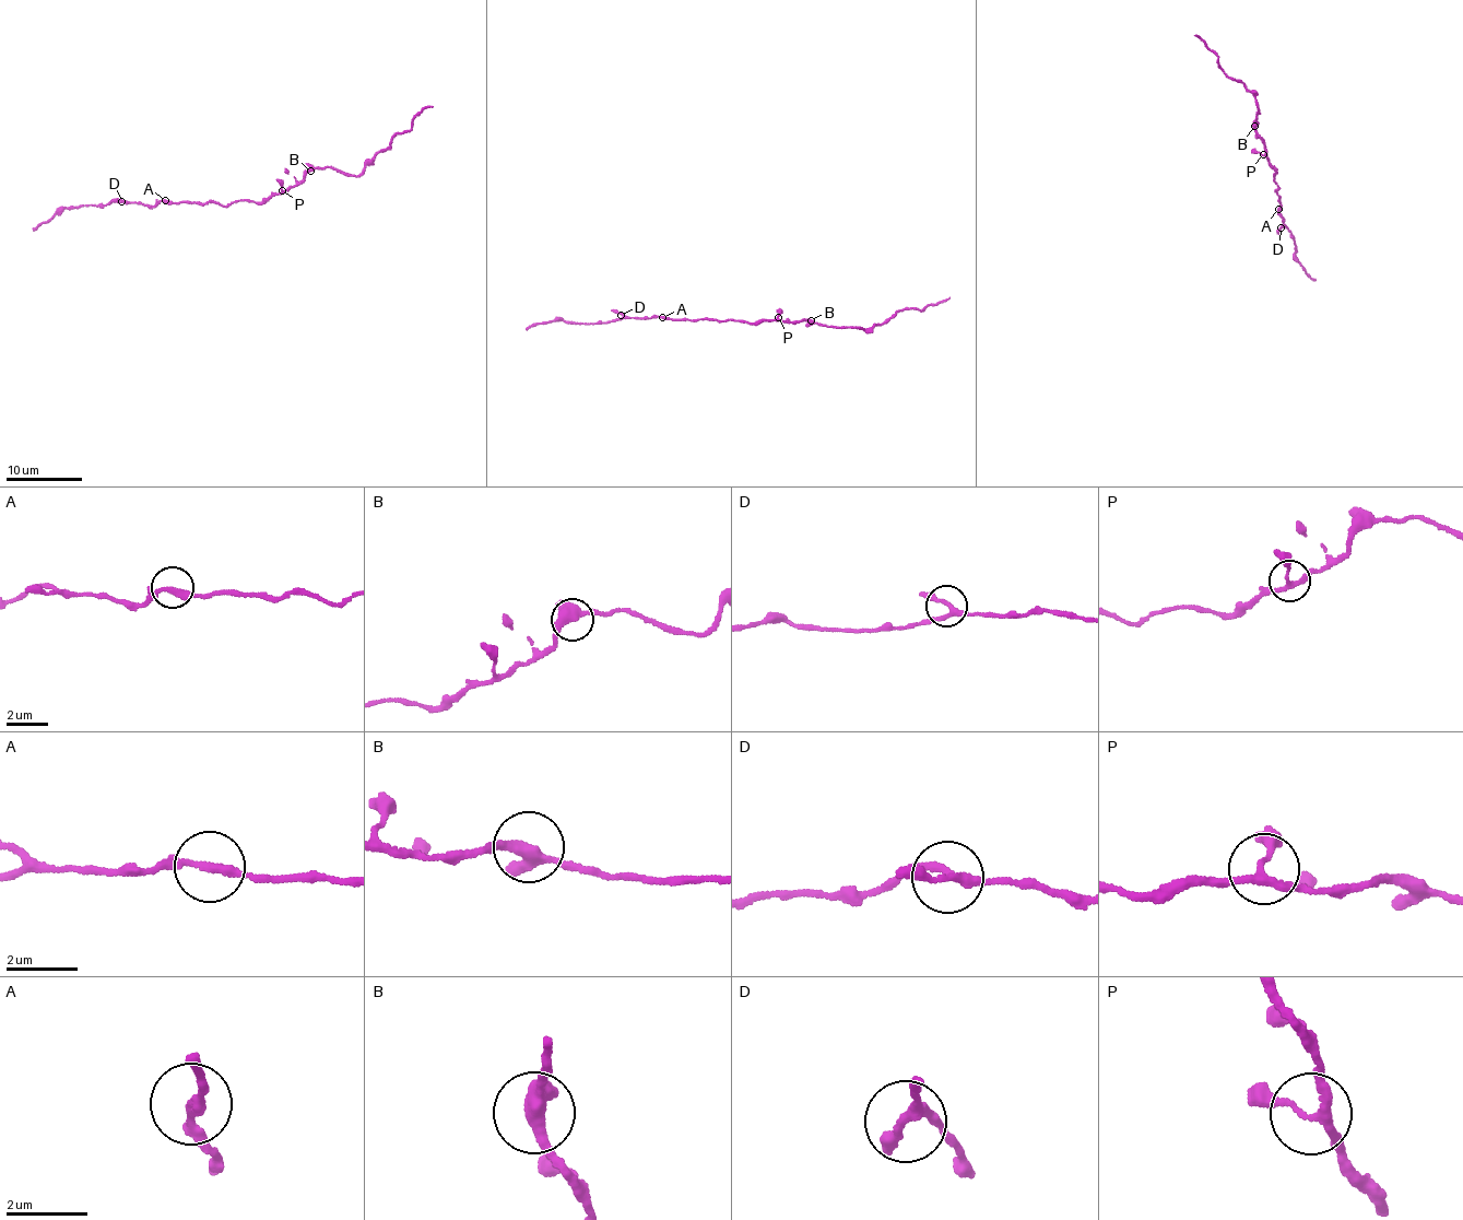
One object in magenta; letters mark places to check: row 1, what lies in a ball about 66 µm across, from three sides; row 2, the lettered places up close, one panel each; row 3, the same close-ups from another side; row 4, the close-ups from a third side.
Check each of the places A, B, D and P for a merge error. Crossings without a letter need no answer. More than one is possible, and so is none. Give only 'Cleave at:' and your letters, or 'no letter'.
Cleave at: no letter

